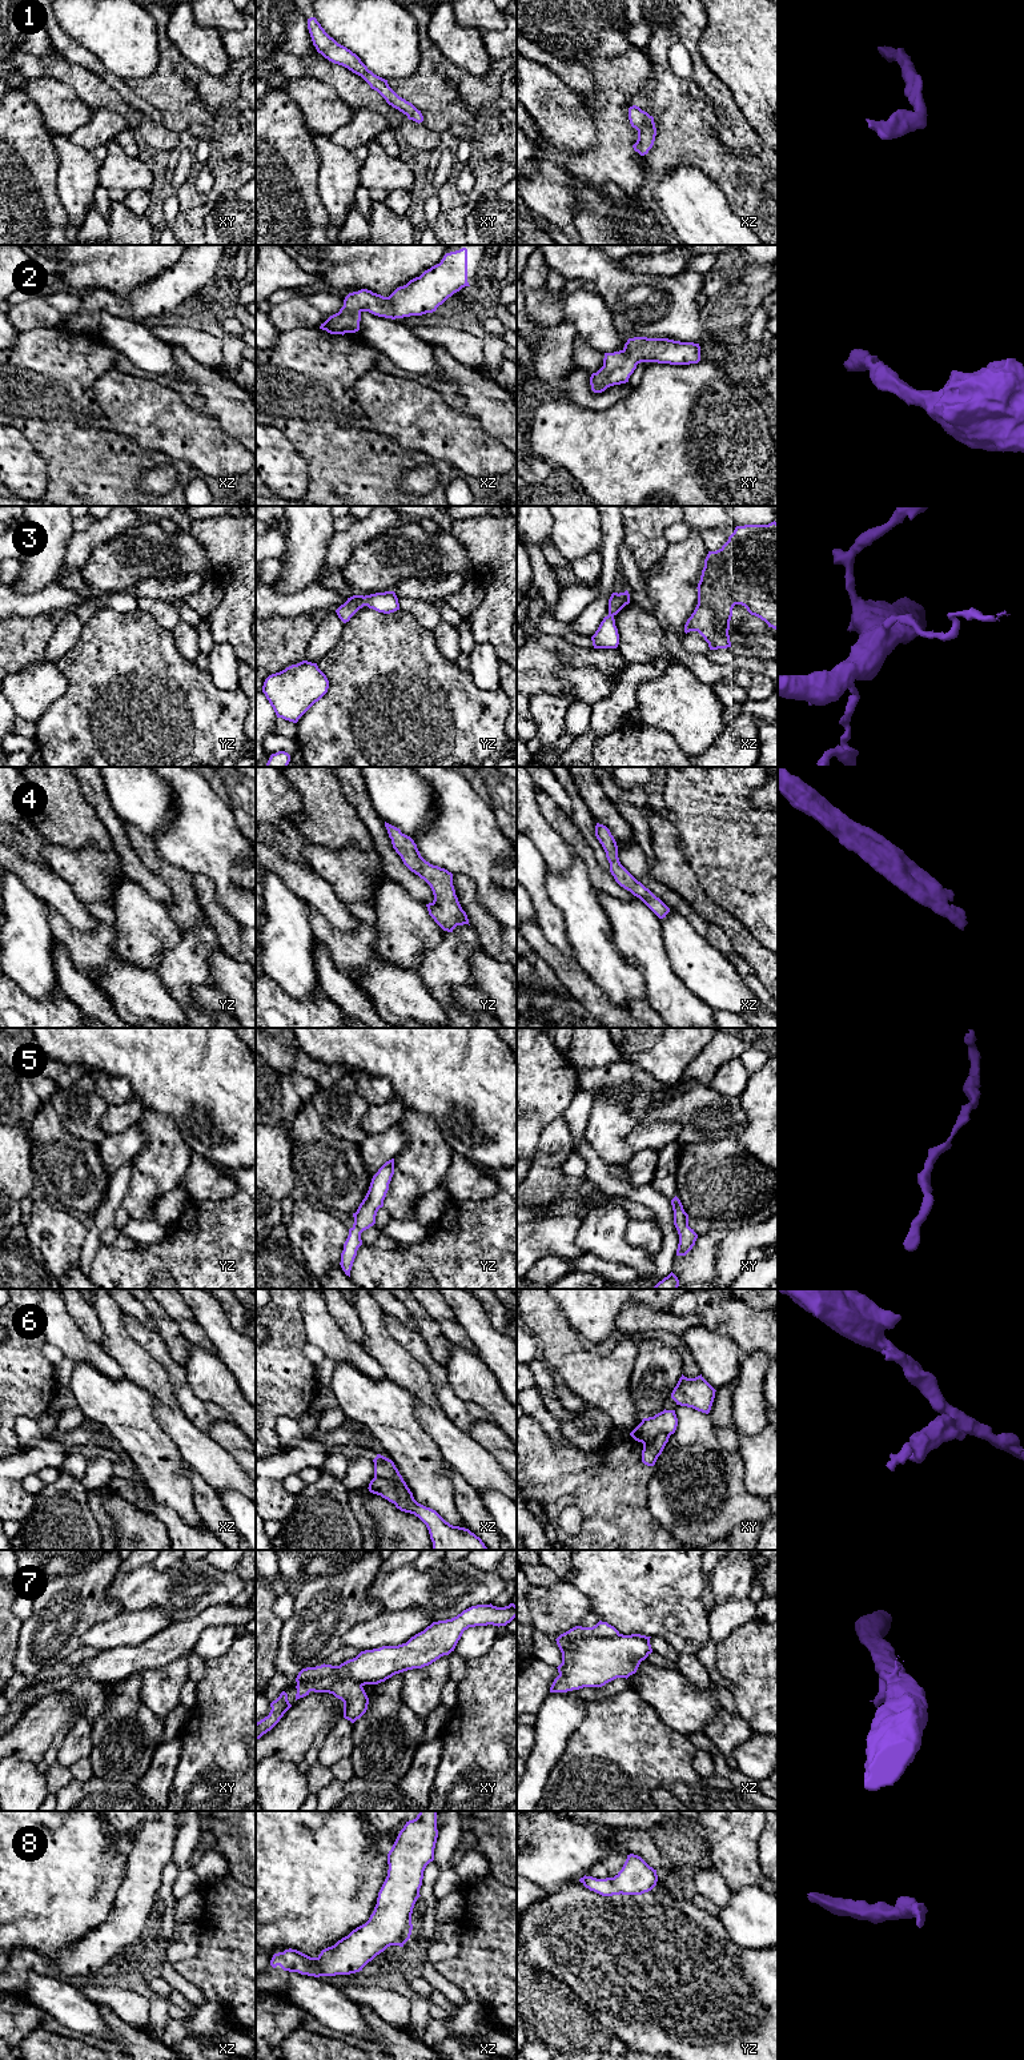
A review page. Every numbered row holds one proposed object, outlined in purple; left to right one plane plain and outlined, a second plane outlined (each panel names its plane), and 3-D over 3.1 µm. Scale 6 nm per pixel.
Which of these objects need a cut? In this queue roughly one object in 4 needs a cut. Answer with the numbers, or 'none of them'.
6, 7

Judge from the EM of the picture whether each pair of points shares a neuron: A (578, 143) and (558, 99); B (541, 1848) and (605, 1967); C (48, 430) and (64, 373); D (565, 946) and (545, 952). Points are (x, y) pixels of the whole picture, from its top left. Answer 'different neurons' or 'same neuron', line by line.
A: same neuron
B: different neurons
C: same neuron
D: different neurons

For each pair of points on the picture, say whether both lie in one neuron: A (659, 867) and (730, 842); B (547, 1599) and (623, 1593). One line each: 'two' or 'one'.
A: two
B: two

